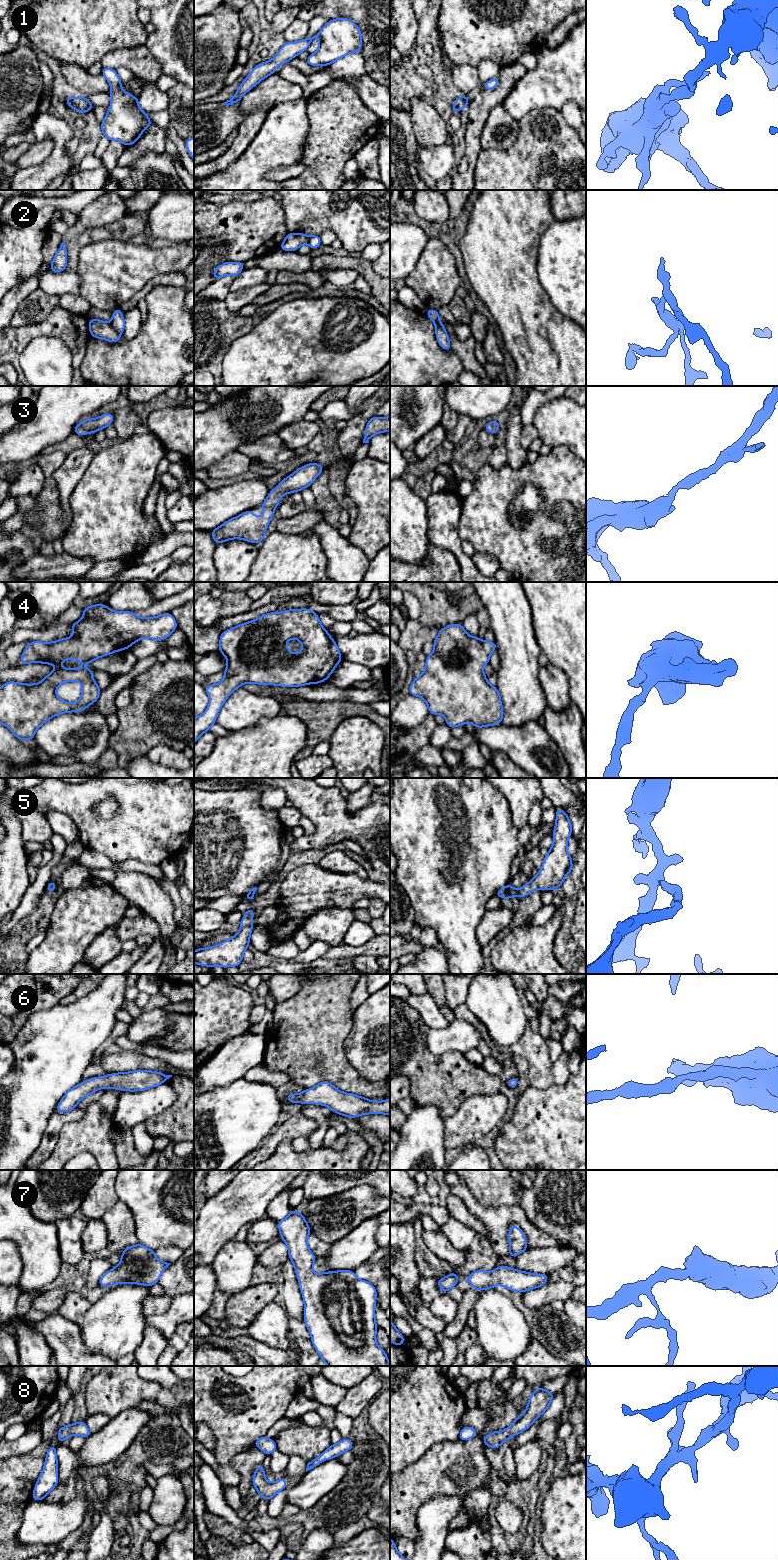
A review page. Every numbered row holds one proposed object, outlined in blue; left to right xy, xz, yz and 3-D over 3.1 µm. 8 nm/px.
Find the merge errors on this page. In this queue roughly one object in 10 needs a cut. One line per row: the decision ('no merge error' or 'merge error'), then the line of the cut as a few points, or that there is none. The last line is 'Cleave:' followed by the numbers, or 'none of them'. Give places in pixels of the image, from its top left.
1: no merge error | no cut
2: merge error | xy (109, 323), (119, 334)
3: no merge error | no cut
4: no merge error | no cut
5: no merge error | no cut
6: no merge error | no cut
7: no merge error | no cut
8: no merge error | no cut
Cleave: 2

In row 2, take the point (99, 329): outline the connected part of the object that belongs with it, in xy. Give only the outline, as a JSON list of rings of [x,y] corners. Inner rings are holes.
[[[89,317],[89,331],[91,337],[116,343],[120,341],[120,334],[111,326],[110,323],[100,319]]]

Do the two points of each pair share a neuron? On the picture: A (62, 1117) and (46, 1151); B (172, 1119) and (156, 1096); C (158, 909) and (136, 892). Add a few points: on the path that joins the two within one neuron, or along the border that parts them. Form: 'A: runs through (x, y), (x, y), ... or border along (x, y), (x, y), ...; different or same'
A: runs through (54, 1125), (54, 1136), (48, 1143); same
B: border along (173, 1088), (176, 1100), (158, 1114), (144, 1121); different
C: runs through (153, 904), (141, 892); same

